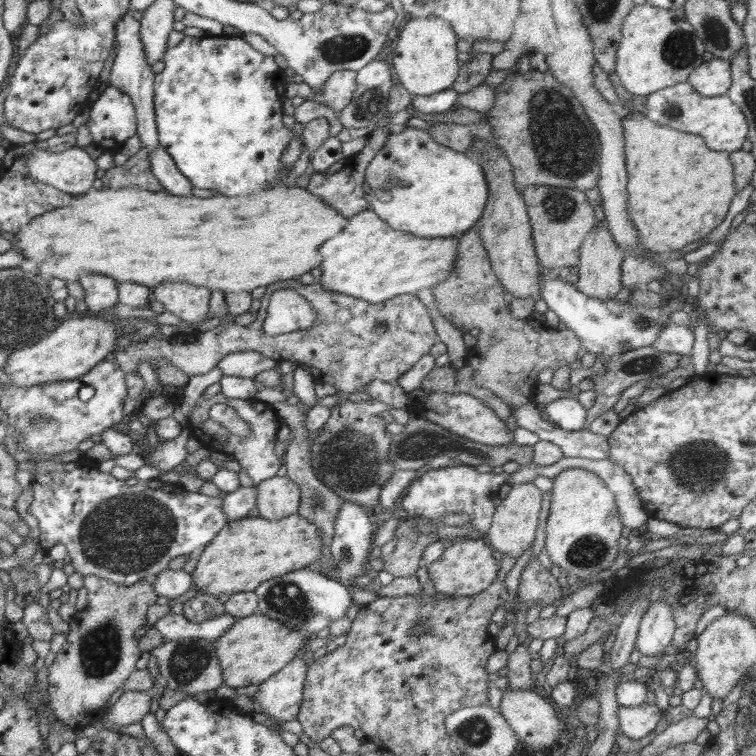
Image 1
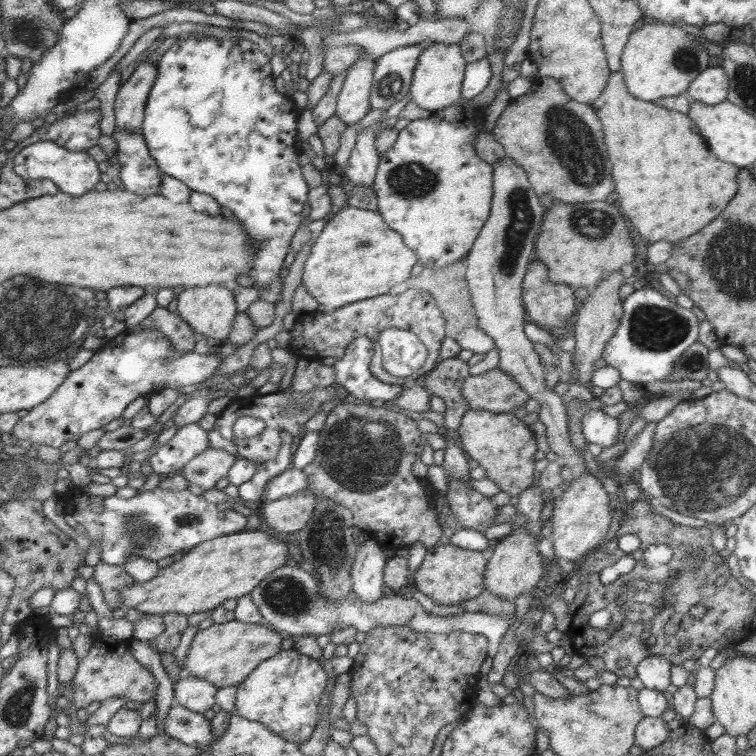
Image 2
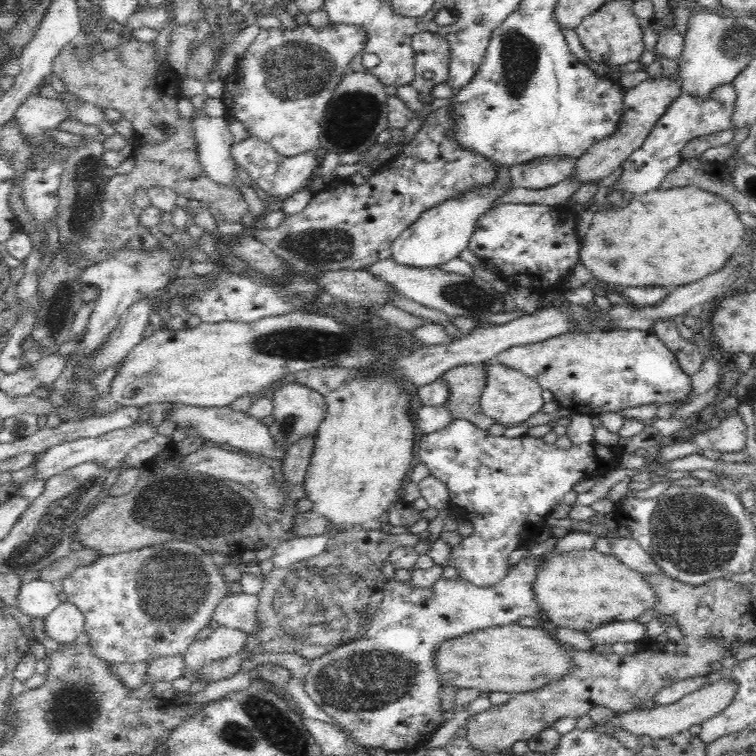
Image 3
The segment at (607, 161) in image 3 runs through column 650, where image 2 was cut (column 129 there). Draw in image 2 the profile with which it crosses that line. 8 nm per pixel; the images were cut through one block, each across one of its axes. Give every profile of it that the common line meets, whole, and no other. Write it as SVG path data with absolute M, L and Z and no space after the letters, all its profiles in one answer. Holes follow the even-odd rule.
M141 62L134 73L117 92L115 124L123 131L140 131L143 125L146 101L156 79L156 63Z

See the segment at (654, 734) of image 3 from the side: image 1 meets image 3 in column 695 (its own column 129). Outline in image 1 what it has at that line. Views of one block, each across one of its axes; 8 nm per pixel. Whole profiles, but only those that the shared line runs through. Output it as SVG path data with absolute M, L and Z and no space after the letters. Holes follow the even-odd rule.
M124 692L111 706L110 713L104 714L102 719L117 728L140 722L150 712L151 698L151 693Z

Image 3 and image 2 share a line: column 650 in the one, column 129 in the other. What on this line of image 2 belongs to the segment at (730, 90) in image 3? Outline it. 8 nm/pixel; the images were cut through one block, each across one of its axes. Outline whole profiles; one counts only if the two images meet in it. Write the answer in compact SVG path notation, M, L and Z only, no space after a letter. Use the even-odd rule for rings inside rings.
M114 129L111 136L119 148L119 177L123 188L138 196L158 195L160 190L160 173L157 162L149 153L142 131L123 131Z

